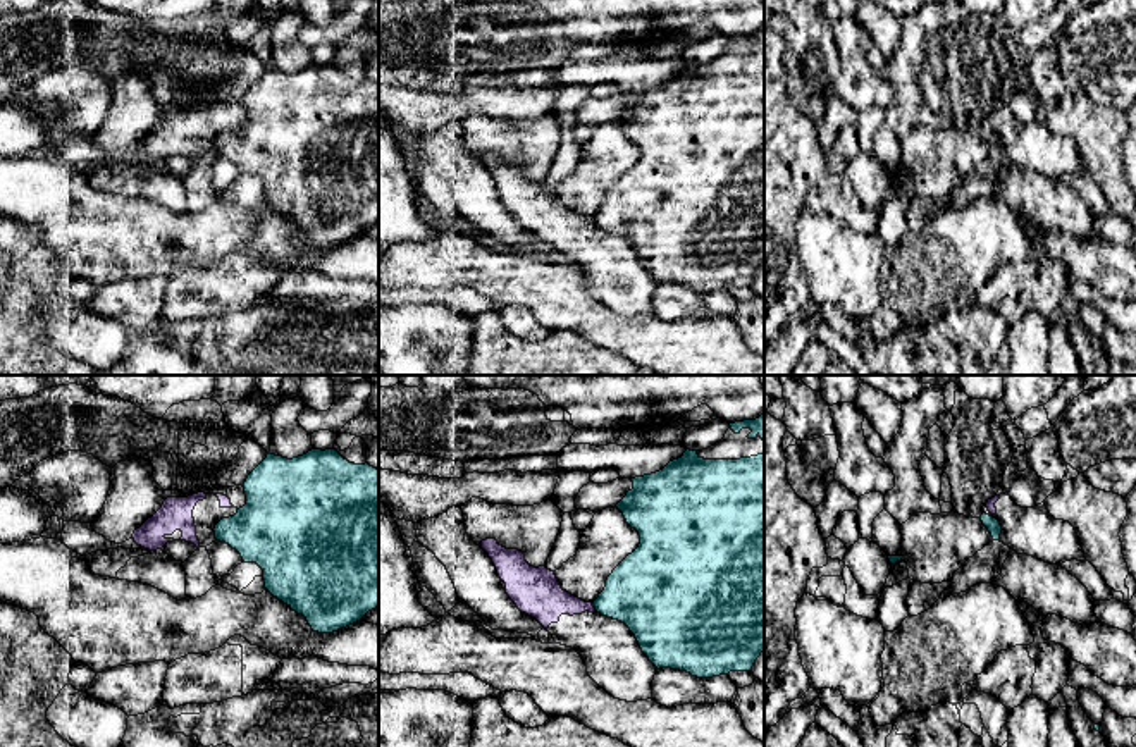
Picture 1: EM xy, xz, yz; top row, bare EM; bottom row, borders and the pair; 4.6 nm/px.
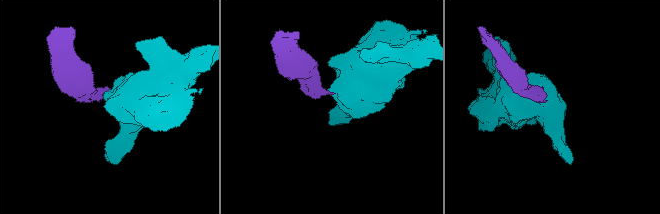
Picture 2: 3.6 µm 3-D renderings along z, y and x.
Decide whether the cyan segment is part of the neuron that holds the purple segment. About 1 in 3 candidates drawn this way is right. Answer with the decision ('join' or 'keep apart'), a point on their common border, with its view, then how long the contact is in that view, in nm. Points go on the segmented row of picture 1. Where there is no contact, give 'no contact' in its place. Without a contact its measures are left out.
keep apart | xz (592, 606) | 50 nm

